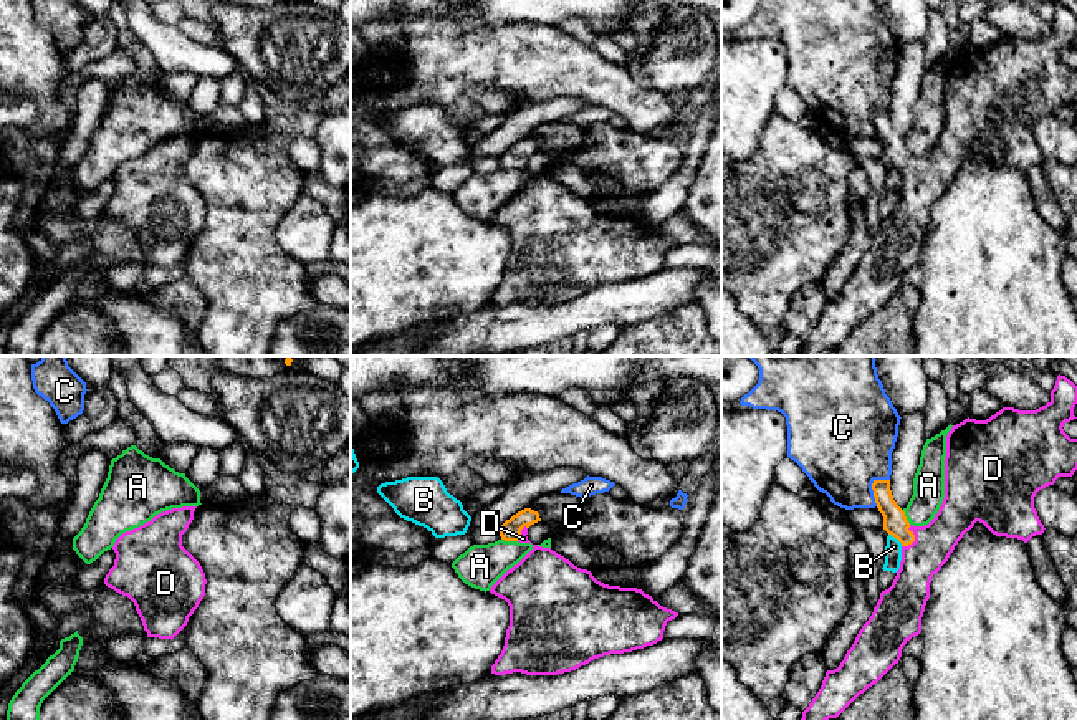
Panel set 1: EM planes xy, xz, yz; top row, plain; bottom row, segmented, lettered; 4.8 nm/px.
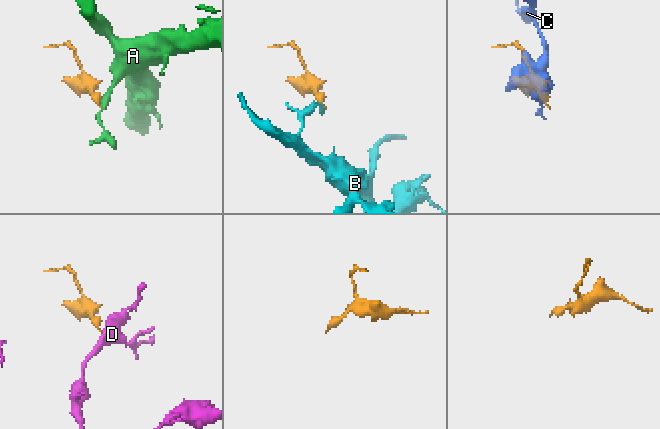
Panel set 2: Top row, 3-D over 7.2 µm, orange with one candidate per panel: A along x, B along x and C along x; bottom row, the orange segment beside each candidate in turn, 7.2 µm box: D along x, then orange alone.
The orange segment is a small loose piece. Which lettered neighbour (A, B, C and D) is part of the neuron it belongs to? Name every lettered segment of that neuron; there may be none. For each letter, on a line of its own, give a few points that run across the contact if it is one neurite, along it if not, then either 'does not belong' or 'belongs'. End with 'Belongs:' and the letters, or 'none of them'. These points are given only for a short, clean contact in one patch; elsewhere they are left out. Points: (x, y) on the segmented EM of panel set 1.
A: xz (502, 538), (516, 542) | does not belong
B: yz (889, 533), (902, 545) | does not belong
C: does not belong
D: yz (895, 523), (914, 538), (933, 543) | belongs
Belongs: D

